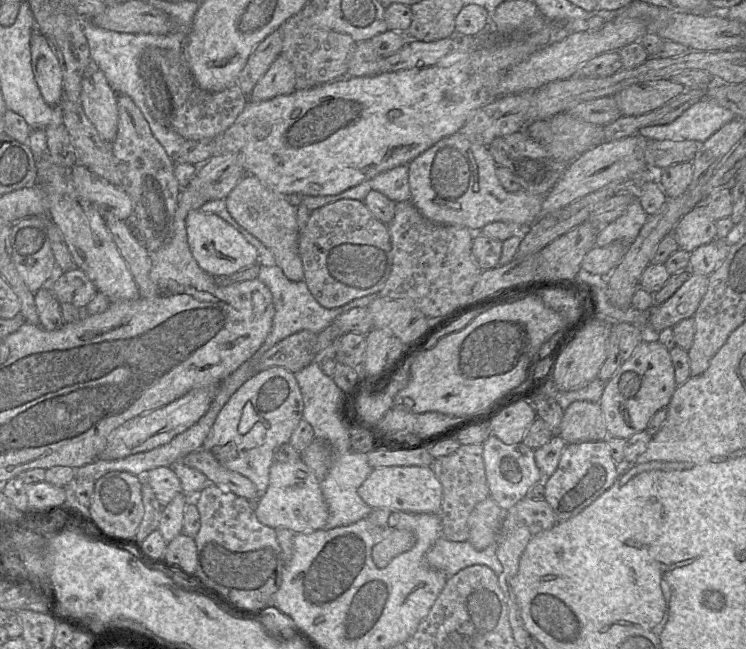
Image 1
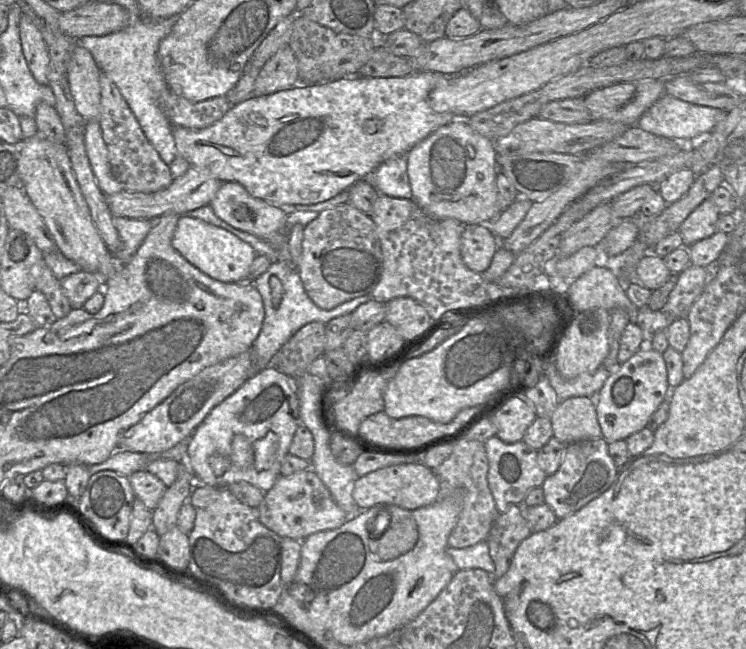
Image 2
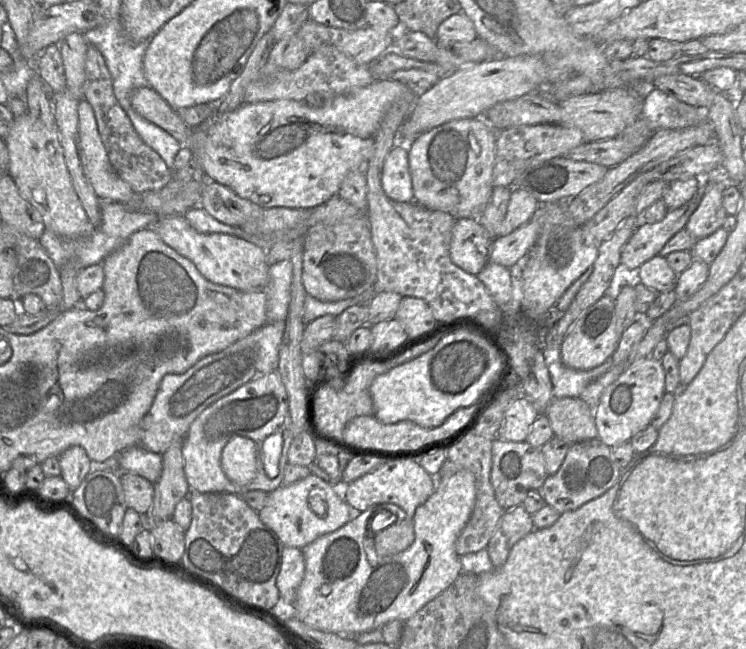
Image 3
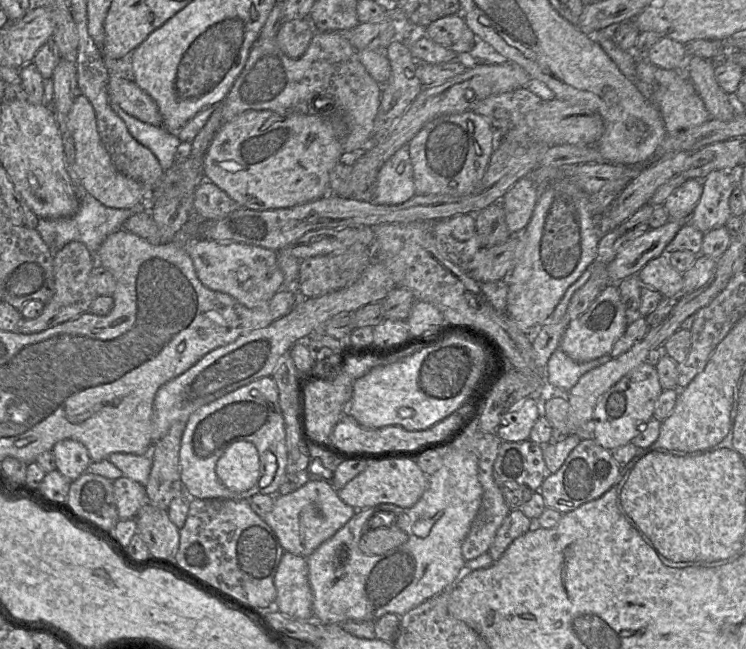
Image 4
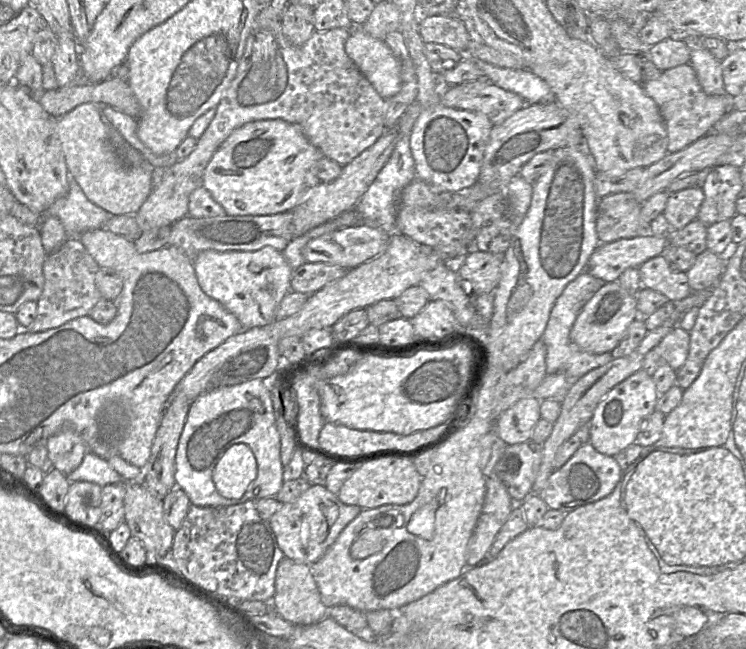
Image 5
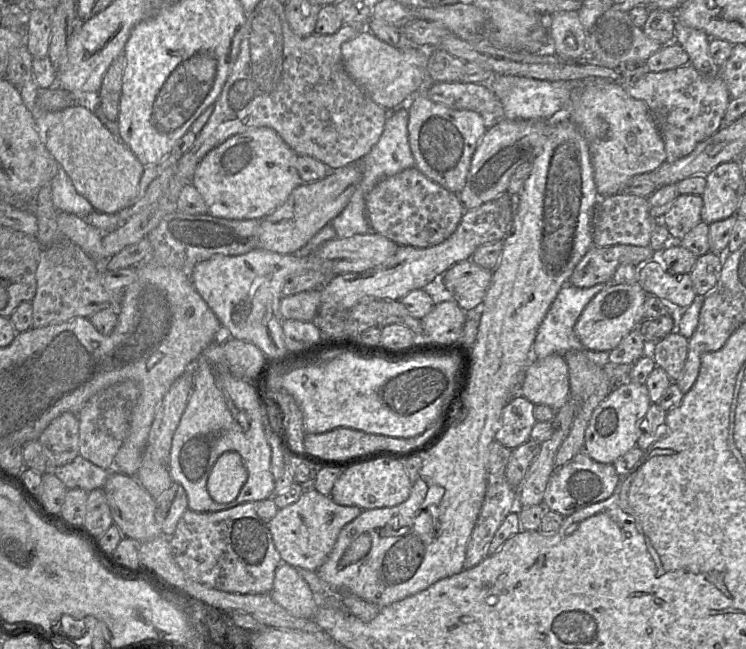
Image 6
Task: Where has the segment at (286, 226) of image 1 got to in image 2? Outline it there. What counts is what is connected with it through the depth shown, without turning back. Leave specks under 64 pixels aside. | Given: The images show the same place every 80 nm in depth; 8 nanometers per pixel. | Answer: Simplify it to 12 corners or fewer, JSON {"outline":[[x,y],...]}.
{"outline":[[223,183],[210,203],[230,226],[268,241],[291,263],[288,213]]}

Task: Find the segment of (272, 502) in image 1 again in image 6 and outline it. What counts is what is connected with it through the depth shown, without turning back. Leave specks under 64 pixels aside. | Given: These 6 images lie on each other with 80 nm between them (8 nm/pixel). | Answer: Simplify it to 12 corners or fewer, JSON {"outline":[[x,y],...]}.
{"outline":[[306,490],[268,527],[282,562],[318,571],[362,512]]}

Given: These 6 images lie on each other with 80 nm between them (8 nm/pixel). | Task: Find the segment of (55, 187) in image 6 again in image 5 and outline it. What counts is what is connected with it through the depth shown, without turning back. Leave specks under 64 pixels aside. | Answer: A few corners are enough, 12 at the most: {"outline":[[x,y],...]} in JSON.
{"outline":[[72,177],[43,215],[67,239],[104,229],[114,216],[92,203]]}

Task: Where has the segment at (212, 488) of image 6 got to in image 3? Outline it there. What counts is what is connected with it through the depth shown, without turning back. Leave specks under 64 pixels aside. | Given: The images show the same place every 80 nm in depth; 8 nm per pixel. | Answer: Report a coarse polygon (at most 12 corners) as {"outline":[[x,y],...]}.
{"outline":[[234,436],[222,451],[229,480],[243,485],[255,477],[257,446]]}

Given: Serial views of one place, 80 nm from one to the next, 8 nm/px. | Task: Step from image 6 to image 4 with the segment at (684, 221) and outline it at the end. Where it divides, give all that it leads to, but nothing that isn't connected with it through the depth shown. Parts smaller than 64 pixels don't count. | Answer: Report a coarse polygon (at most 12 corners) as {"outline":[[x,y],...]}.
{"outline":[[687,179],[664,201],[669,219],[688,220],[702,194]]}

